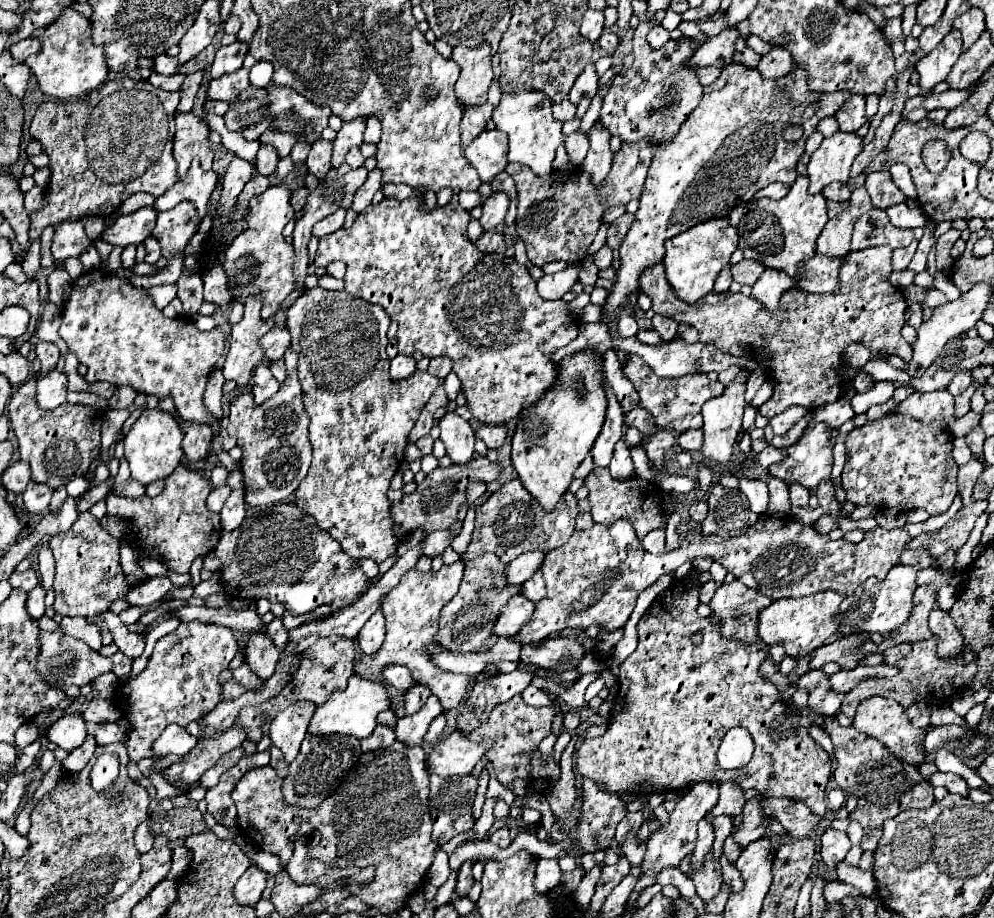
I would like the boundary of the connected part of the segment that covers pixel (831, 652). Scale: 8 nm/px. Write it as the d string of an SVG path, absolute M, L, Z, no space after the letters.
M843 637L837 639L829 645L821 645L817 649L813 649L811 653L807 653L805 657L809 657L809 669L821 669L825 663L835 661L839 663L843 669L853 669L857 667L859 659L855 655L857 645L861 645L865 639L857 639L857 637Z

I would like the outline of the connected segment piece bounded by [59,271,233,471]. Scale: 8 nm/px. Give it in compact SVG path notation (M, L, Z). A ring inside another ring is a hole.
M89 271L73 283L71 295L63 307L59 335L67 347L75 351L79 363L87 365L85 379L89 383L109 381L117 387L133 387L139 393L159 399L171 397L181 419L189 423L207 423L213 431L211 449L217 461L229 471L233 469L233 459L223 451L219 421L209 415L203 403L207 377L225 353L225 341L219 329L201 333L191 319L169 319L125 277Z

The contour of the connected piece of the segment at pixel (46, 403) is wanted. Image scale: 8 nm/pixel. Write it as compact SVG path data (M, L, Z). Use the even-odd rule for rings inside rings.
M51 371L37 379L37 403L41 409L55 409L65 403L67 397L67 377L65 373Z

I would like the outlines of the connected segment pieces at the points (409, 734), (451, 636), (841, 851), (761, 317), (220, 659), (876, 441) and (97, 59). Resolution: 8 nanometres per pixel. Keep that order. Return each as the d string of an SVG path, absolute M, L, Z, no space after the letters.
M429 697L429 701L421 707L421 711L417 711L415 715L405 715L399 719L397 727L395 727L395 739L405 743L405 747L417 747L423 743L423 737L427 733L429 723L441 715L441 705L437 701L437 697Z
M483 553L477 559L465 561L465 575L461 579L457 595L441 609L439 619L439 633L437 641L453 651L453 653L477 653L481 651L483 643L491 637L495 621L501 613L501 607L515 595L523 593L523 585L509 585L505 577L505 563L499 557Z
M827 827L821 835L821 859L829 869L835 869L851 849L851 843L847 839L847 833L835 831L833 827Z
M889 247L851 251L841 265L841 287L835 293L819 295L801 289L789 289L781 295L779 307L775 311L765 309L753 297L729 295L725 301L725 295L717 293L709 293L697 301L697 305L685 305L683 301L677 301L673 289L669 289L661 261L649 269L643 269L641 291L651 297L651 309L655 313L673 317L677 323L693 325L701 335L701 343L713 343L719 351L729 353L733 341L745 341L755 357L767 357L765 369L769 369L767 379L773 385L773 395L759 407L759 413L763 417L773 417L791 405L815 409L819 405L837 401L845 385L841 381L841 357L849 343L861 343L873 353L885 351L897 355L905 363L911 361L911 347L901 337L907 301L903 291L889 283L891 271Z
M181 621L173 633L157 641L147 667L135 679L119 685L115 697L131 723L131 733L125 741L131 761L137 763L143 757L151 757L151 743L169 723L185 727L205 717L221 701L219 673L229 667L237 651L239 645L233 629L201 621Z
M885 415L867 423L861 429L853 429L845 441L847 463L843 469L843 491L849 503L863 507L875 505L877 509L925 509L929 515L939 515L949 509L957 495L957 463L951 457L951 435L935 425L921 425L915 419L895 419Z
M65 9L65 13L57 21L53 21L39 37L41 51L29 57L25 63L37 77L37 83L45 95L65 101L97 89L107 79L109 67L105 63L103 45L93 43L91 31L93 25L87 17L83 17L75 9Z

